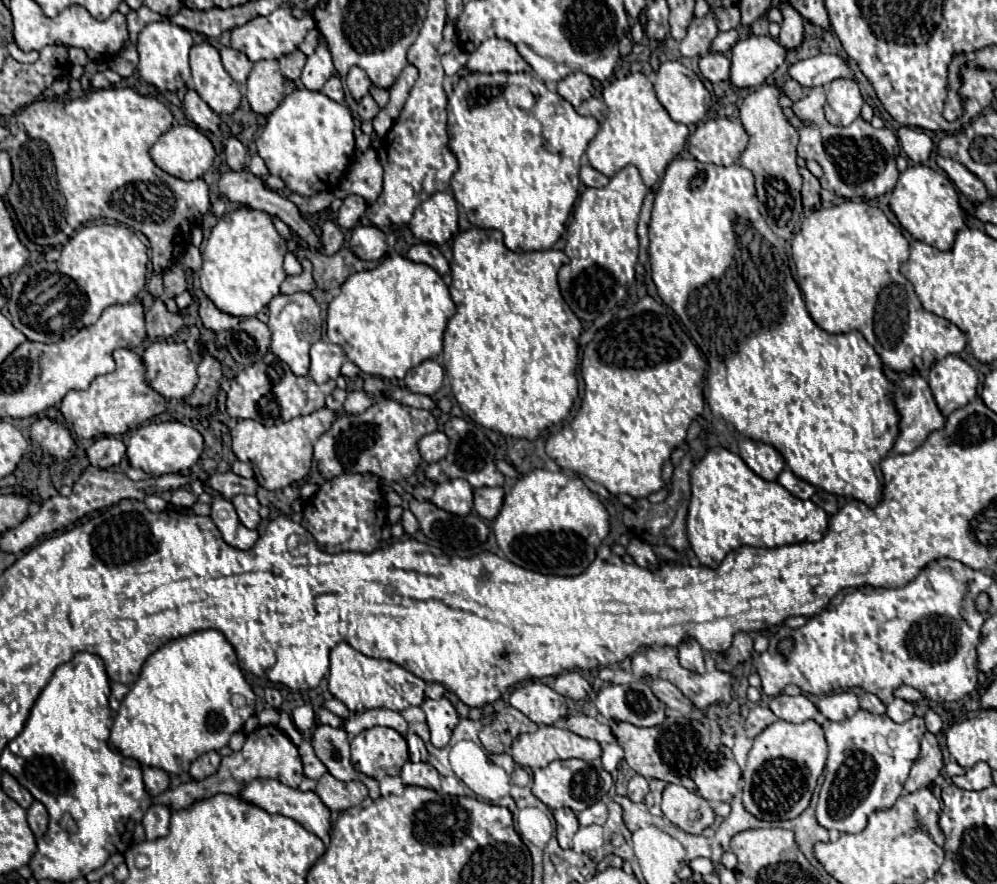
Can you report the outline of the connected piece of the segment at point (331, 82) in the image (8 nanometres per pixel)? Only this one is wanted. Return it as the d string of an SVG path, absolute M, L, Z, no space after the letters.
M333 76L333 78L329 78L327 80L327 84L323 86L323 90L321 90L325 96L329 96L331 100L335 100L335 102L345 102L345 94L343 94L343 84L341 84L341 80L339 80L339 76Z

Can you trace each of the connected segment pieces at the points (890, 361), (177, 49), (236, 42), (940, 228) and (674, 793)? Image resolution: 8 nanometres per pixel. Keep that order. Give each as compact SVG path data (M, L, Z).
M843 202L839 206L817 210L803 220L799 234L793 236L791 248L797 284L813 322L831 334L859 330L875 348L881 362L891 370L929 370L937 360L947 354L959 354L969 346L969 338L955 324L923 310L913 284L899 272L901 262L909 258L909 242L879 208L873 208L867 202Z
M171 22L147 24L135 44L135 48L139 50L139 66L137 66L139 76L161 90L177 92L181 88L187 88L191 84L191 68L189 68L191 46L193 46L193 38L185 28L175 26Z
M279 6L275 12L271 12L269 16L257 16L253 20L249 20L247 24L235 28L231 32L231 46L243 54L247 54L247 58L251 62L257 62L261 59L281 58L285 54L291 54L293 50L297 50L297 46L303 42L303 38L307 36L309 28L313 28L313 16L307 14L303 18L293 18L291 8L289 6Z
M909 166L899 174L893 188L889 206L899 224L915 238L937 250L951 250L955 234L963 228L963 210L959 206L959 194L951 180L927 166Z
M679 784L665 786L661 810L665 818L669 818L677 828L689 834L701 834L715 820L711 804L697 792L691 792Z

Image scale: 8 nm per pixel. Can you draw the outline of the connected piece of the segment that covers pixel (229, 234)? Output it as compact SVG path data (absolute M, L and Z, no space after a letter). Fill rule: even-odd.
M241 208L223 214L223 218L213 226L201 254L201 290L219 310L231 316L257 316L271 298L279 294L279 286L287 276L283 270L287 244L275 230L271 216L261 210Z

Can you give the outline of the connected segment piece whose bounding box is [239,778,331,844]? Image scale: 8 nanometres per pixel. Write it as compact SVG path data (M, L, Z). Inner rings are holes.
M257 778L253 780L251 784L247 784L239 798L243 802L249 802L249 804L255 804L259 808L263 808L265 812L269 814L283 814L283 816L289 816L293 818L295 822L303 824L303 828L307 828L309 832L313 832L315 836L319 836L325 844L329 842L329 830L331 830L331 814L329 814L329 808L321 802L321 798L315 794L315 792L301 792L301 790L295 790L295 788L289 788L285 784L281 784L279 780L269 780L269 778Z

